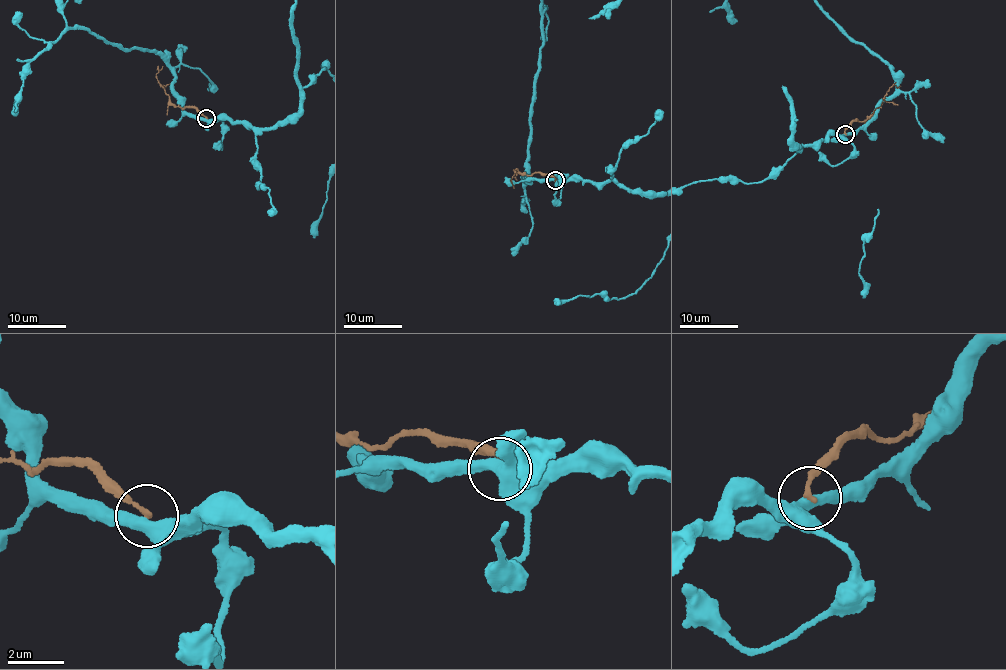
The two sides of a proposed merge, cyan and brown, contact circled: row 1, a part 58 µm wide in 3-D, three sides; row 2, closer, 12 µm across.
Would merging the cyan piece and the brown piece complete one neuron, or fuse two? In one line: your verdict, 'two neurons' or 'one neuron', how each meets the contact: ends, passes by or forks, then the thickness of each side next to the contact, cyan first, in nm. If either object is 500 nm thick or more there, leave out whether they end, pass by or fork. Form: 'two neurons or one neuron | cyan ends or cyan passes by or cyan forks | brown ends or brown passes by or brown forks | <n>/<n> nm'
two neurons | cyan passes by | brown ends | 440/170 nm

